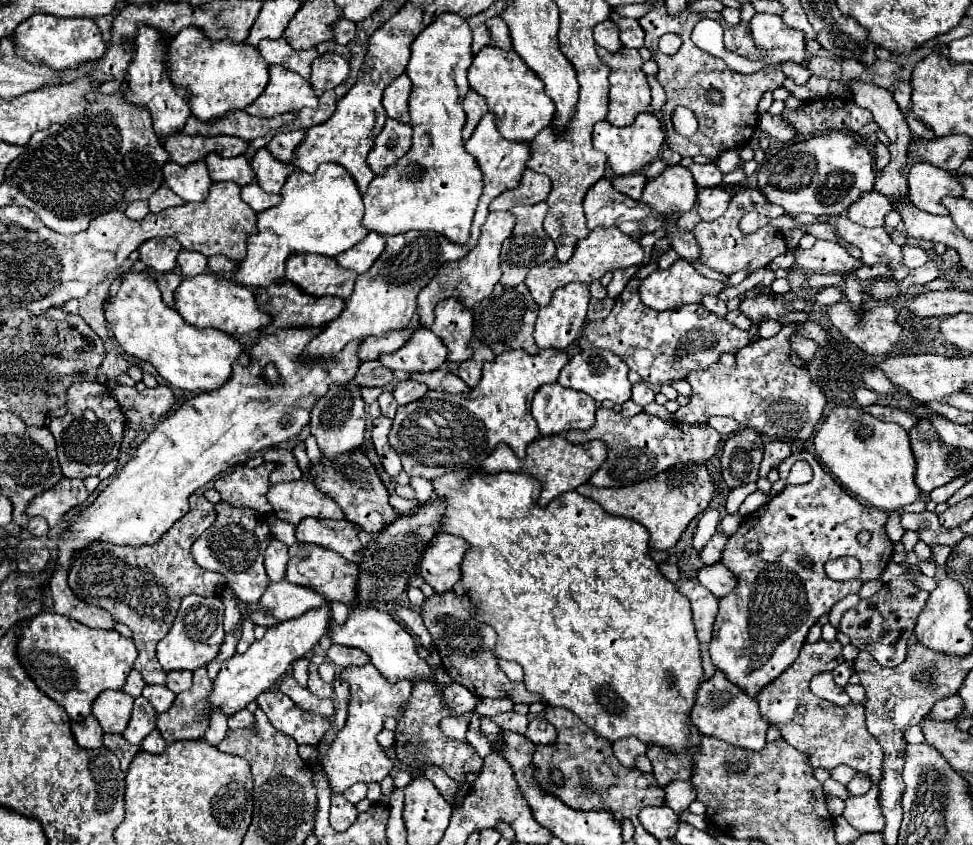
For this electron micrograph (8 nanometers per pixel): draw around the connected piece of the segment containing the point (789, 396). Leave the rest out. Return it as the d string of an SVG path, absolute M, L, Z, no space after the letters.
M787 323L775 337L759 339L743 347L735 355L737 365L731 369L717 363L705 371L693 371L687 377L693 387L691 403L679 407L673 419L679 423L705 425L711 417L723 415L735 419L737 423L743 423L745 427L755 429L761 435L791 443L799 439L801 415L801 439L809 439L823 415L825 395L819 391L817 385L813 385L805 367L797 367L791 363L793 329L795 323Z

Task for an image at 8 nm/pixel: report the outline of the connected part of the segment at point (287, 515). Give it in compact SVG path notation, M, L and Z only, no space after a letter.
M307 479L271 485L267 499L275 509L275 515L293 525L299 525L299 521L305 517L315 517L315 519L345 517L339 505L331 497L323 495Z

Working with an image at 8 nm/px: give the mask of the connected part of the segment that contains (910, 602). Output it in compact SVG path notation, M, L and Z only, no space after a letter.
M909 571L907 575L899 575L899 579L885 583L873 597L861 599L857 607L845 611L839 629L857 649L869 651L881 667L895 667L905 659L907 641L913 635L915 619L927 603L927 595L927 591L921 591L915 585L915 573Z

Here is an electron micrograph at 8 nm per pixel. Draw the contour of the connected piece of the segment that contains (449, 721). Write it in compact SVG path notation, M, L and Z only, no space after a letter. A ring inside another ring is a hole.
M467 713L461 717L447 717L441 721L441 729L447 731L447 737L455 737L459 741L466 741L466 732L471 717L479 717L477 713Z

